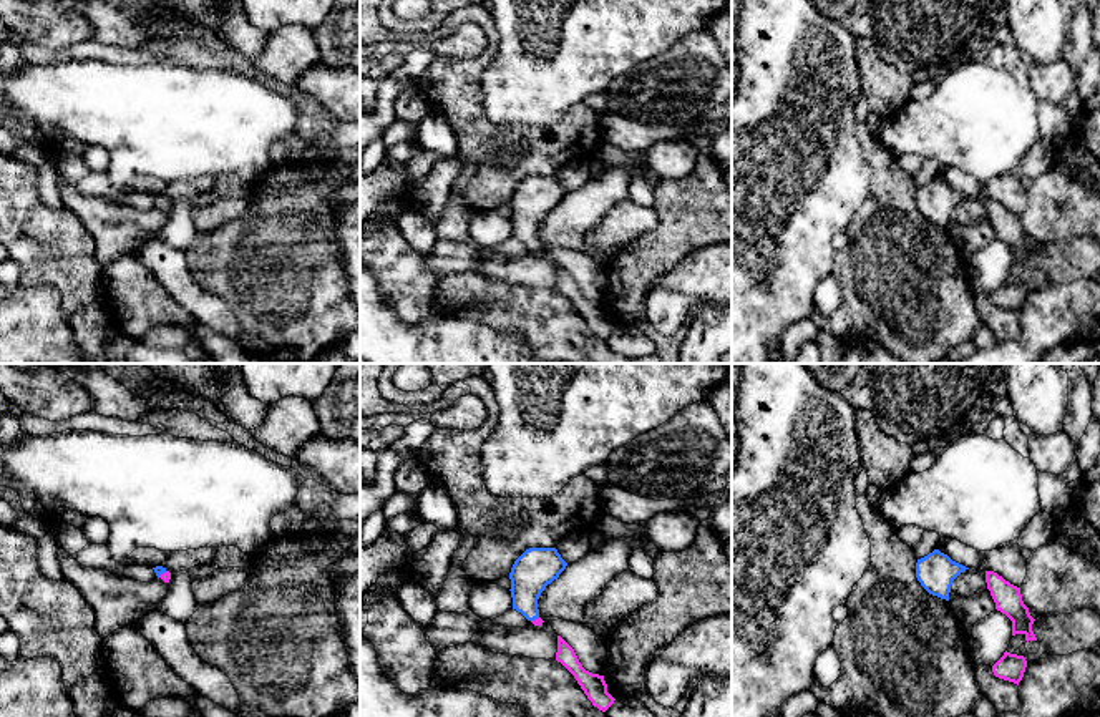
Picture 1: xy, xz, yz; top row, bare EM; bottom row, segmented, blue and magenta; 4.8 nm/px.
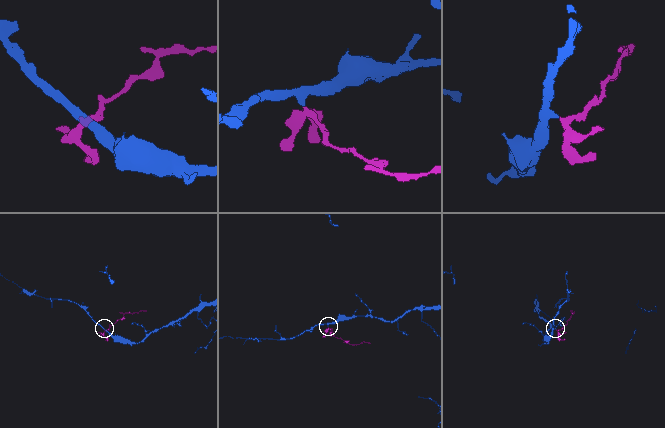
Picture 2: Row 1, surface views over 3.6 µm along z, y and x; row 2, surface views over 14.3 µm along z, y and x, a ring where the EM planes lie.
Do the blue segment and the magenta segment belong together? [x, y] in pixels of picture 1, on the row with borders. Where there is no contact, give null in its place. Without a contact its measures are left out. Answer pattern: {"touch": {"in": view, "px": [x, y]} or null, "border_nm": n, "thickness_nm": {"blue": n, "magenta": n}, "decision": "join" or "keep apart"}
{"touch": {"in": "xy", "px": [161, 573]}, "border_nm": 50, "thickness_nm": {"blue": 50, "magenta": 50}, "decision": "join"}

